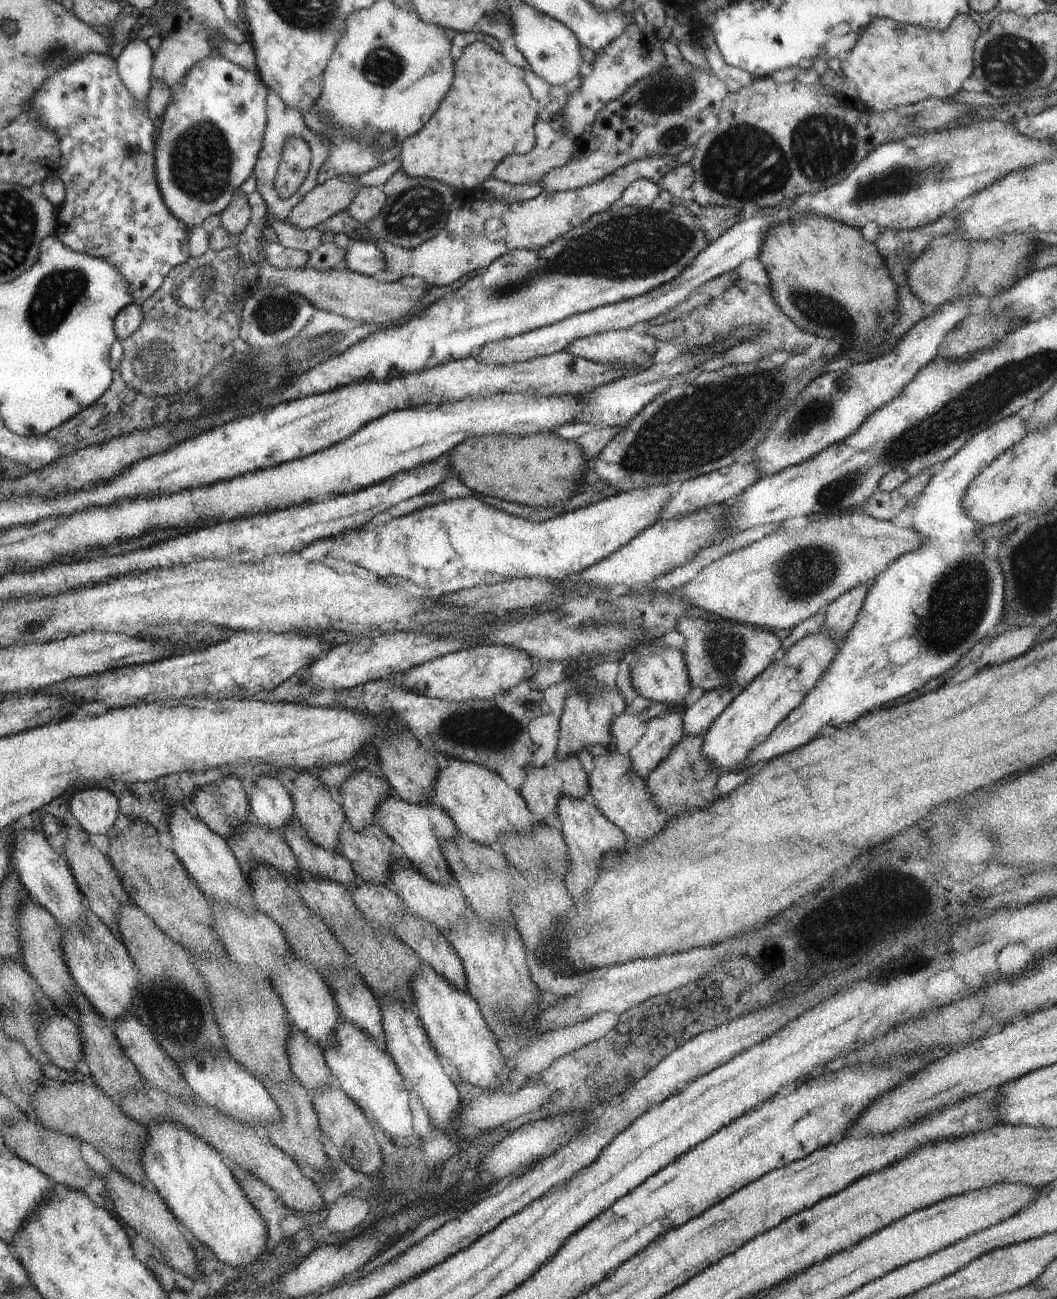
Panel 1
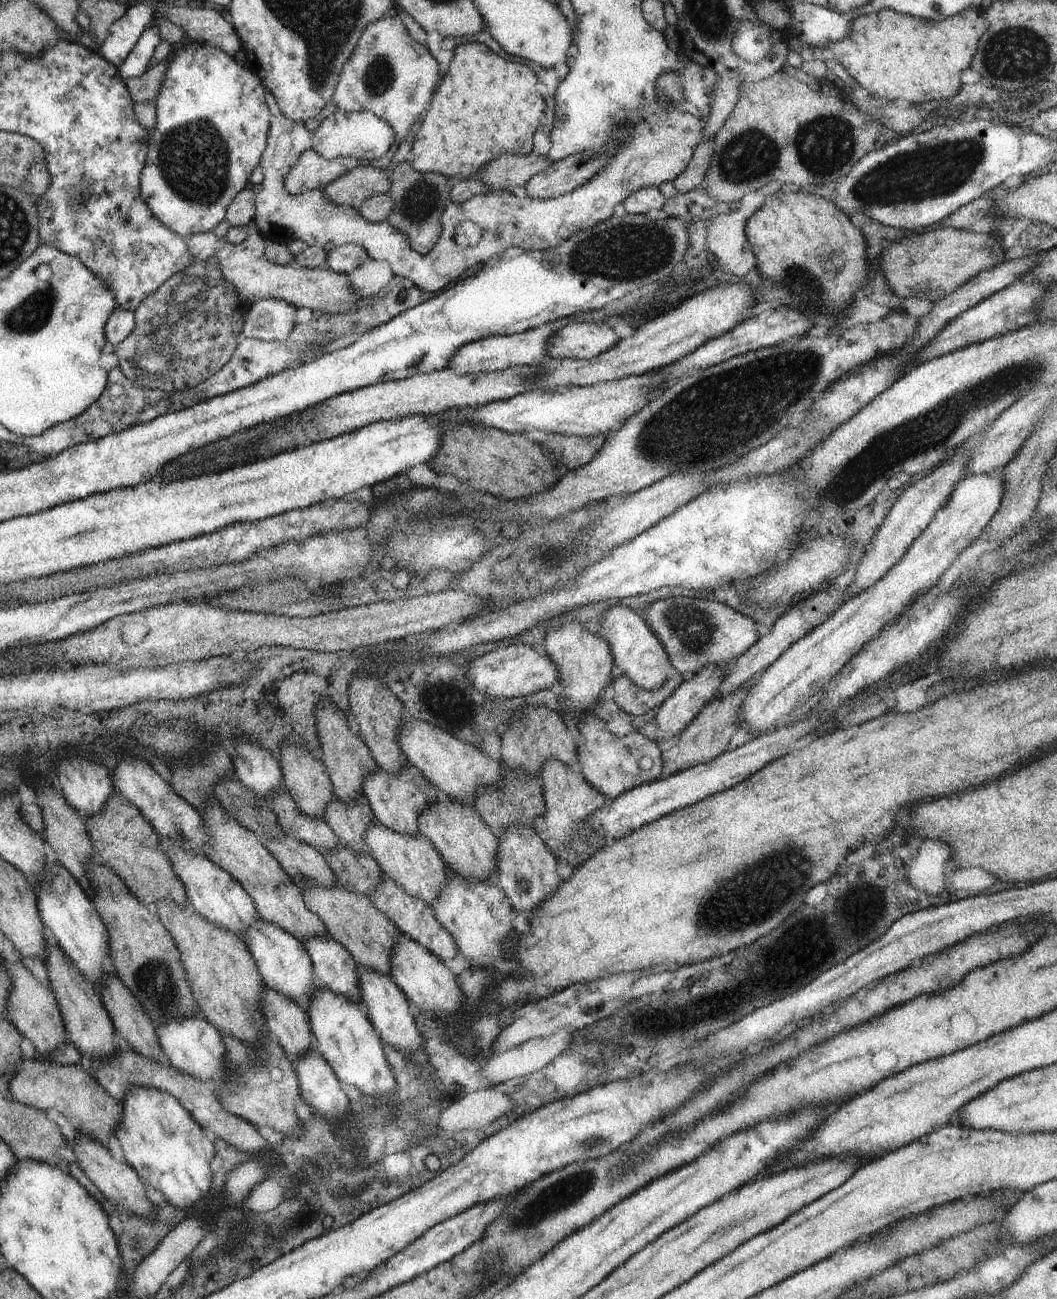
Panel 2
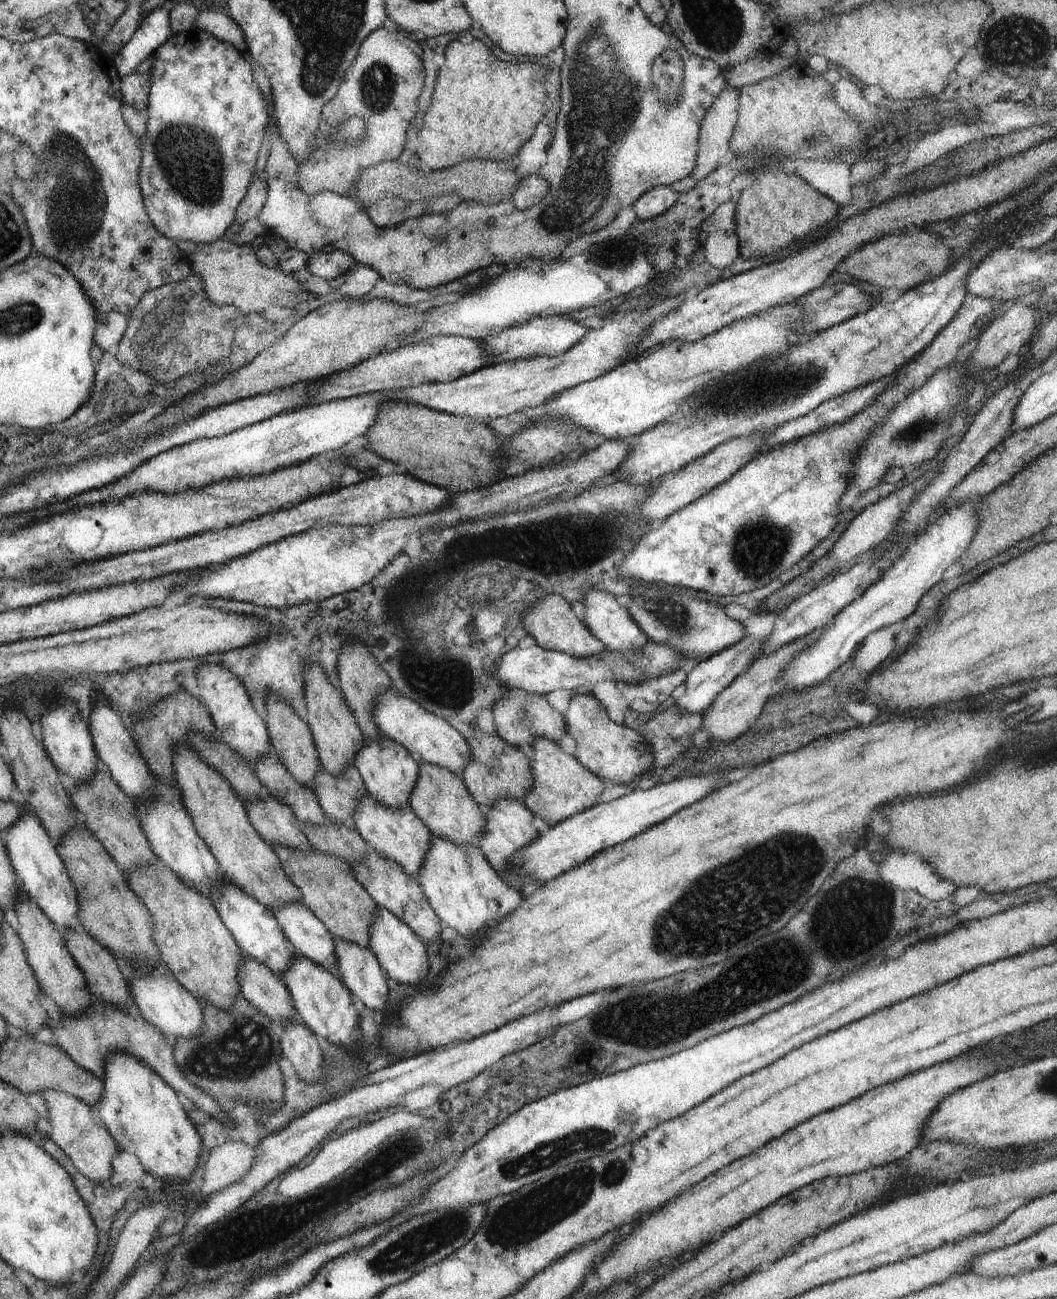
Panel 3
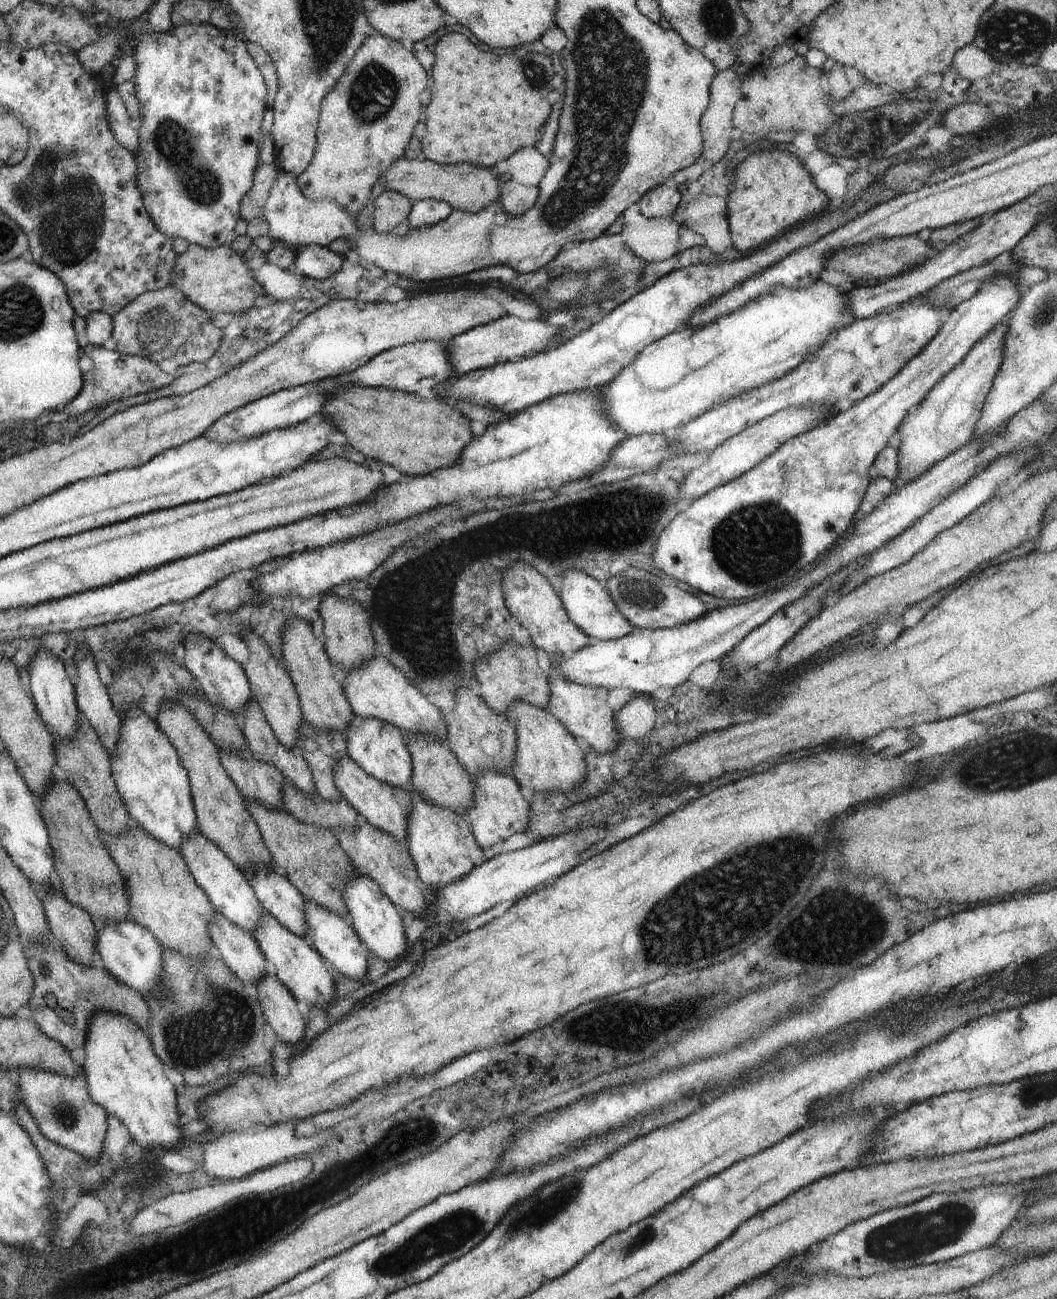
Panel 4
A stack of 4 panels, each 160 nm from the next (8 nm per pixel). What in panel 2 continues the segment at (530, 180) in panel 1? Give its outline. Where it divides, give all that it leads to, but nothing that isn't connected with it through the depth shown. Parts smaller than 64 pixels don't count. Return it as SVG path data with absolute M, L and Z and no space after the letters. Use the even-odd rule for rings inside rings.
M534 153L524 156L500 155L484 165L471 178L478 178L494 192L512 191L515 186L525 186L535 174L544 172L551 164L552 162L548 158Z

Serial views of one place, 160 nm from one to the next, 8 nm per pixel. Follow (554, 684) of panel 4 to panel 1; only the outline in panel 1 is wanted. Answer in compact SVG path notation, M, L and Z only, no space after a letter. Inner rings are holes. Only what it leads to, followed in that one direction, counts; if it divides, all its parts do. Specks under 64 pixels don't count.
M610 746L600 749L594 753L594 768L587 774L590 794L596 802L596 808L608 820L620 827L628 839L639 841L648 838L661 828L670 818L664 810L657 807L657 802L651 790L633 767L632 759L628 755L620 754Z

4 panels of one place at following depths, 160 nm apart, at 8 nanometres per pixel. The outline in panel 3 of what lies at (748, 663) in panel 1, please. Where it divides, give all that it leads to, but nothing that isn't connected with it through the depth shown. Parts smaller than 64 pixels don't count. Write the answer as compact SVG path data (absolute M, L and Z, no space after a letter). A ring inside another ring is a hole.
M631 584L631 602L626 610L650 641L666 643L683 654L687 668L735 645L746 636L744 624L724 613L716 602L691 600L686 595L669 593L659 587Z

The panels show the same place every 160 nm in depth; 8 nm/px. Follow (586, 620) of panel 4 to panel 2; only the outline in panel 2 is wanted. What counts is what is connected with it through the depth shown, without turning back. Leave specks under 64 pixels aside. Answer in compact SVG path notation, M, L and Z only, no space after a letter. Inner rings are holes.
M626 605L610 606L599 618L601 629L598 634L609 644L613 662L623 670L636 686L644 690L656 690L667 679L665 668L671 666L662 643L650 630L644 619Z

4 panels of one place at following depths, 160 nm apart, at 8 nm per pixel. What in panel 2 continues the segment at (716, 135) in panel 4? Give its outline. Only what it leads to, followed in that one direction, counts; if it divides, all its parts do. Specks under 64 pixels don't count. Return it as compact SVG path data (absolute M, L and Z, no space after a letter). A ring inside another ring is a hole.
M704 139L697 144L688 166L676 180L673 180L678 193L687 193L705 184L710 161L715 151L713 142L712 139Z

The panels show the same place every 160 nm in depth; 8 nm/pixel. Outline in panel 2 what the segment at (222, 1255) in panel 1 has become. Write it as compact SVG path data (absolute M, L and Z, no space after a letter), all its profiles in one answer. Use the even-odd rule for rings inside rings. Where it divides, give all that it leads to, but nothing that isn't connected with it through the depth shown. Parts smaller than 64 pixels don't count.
M129 1086L121 1100L121 1119L113 1132L120 1143L127 1163L151 1187L165 1196L165 1201L178 1208L192 1208L199 1204L200 1198L210 1192L212 1176L210 1160L215 1156L215 1148L211 1136L192 1118L192 1115L167 1092L141 1087Z

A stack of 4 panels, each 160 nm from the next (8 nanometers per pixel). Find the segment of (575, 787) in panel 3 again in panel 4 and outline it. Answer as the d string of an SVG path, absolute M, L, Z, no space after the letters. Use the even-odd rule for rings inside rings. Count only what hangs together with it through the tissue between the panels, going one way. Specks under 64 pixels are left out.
M516 699L508 705L507 716L511 719L517 734L514 764L510 774L522 786L529 786L534 791L556 791L567 793L575 789L575 784L586 776L585 754L575 741L575 736L548 710L532 703Z

